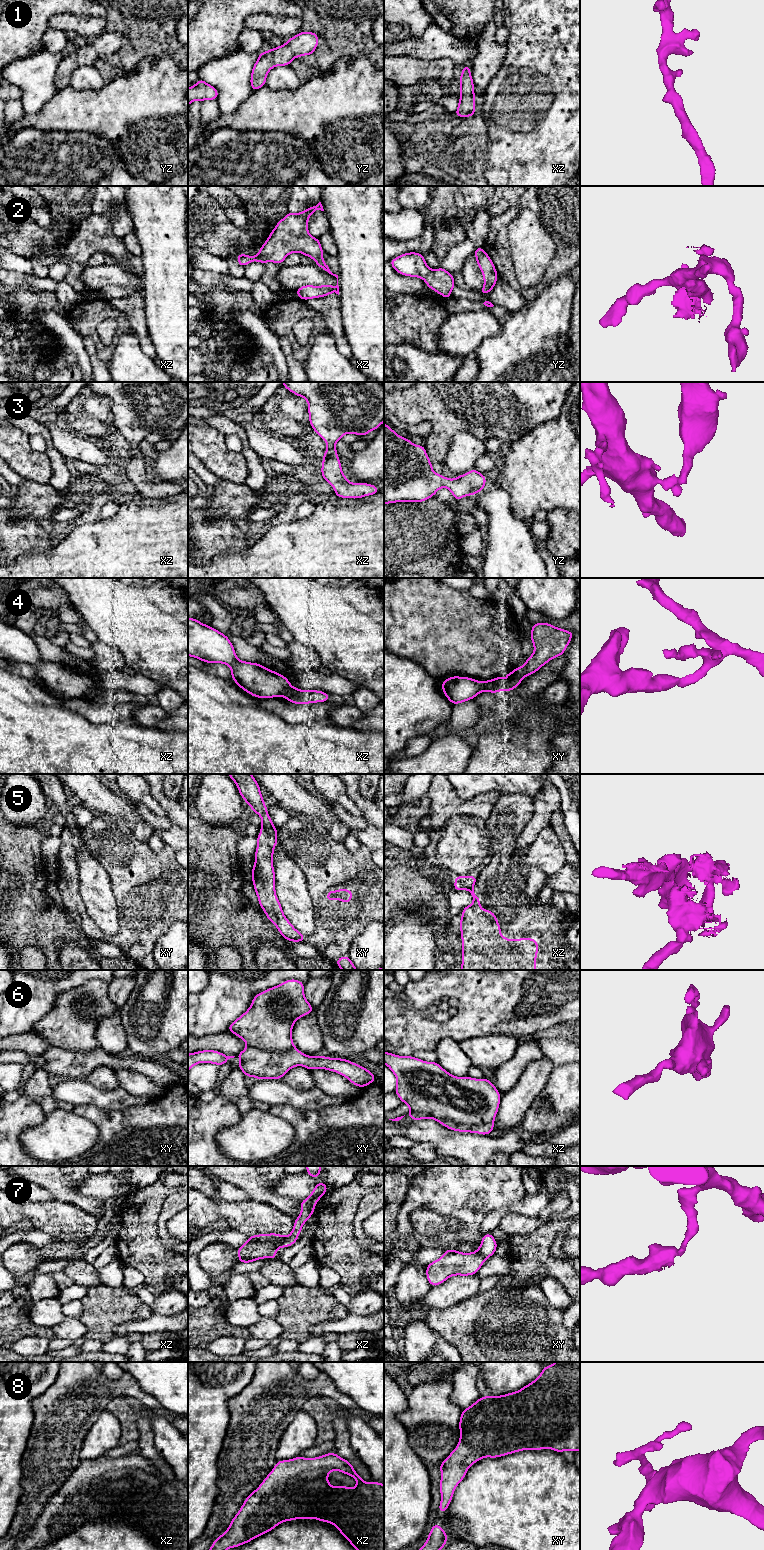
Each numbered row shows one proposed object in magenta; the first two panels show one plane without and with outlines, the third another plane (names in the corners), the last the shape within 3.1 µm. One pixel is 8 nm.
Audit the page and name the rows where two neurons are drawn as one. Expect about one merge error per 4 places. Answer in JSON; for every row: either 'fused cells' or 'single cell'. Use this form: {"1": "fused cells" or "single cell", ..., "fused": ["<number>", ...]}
{"1": "single cell", "2": "single cell", "3": "single cell", "4": "fused cells", "5": "fused cells", "6": "fused cells", "7": "fused cells", "8": "single cell", "fused": ["4", "5", "6", "7"]}

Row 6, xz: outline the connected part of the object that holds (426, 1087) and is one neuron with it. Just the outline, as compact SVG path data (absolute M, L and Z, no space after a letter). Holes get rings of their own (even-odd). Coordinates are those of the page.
M384 1051L384 1064L394 1073L397 1085L394 1092L410 1107L409 1112L427 1113L438 1120L477 1126L493 1122L500 1105L500 1092L487 1079L456 1077L438 1062L427 1062L413 1056L399 1056Z

